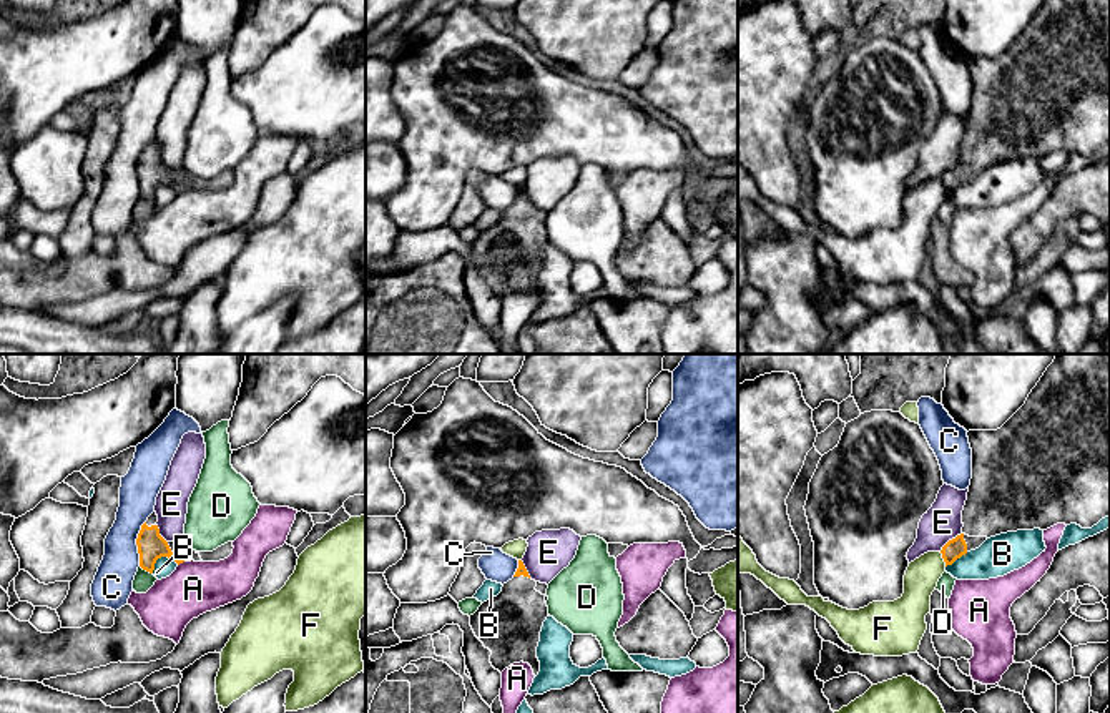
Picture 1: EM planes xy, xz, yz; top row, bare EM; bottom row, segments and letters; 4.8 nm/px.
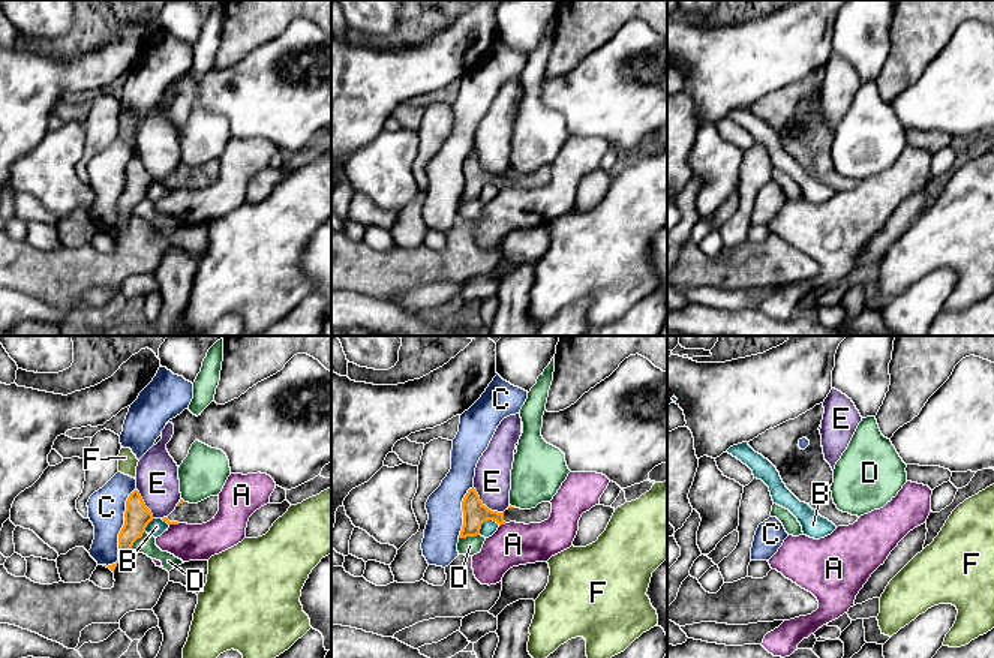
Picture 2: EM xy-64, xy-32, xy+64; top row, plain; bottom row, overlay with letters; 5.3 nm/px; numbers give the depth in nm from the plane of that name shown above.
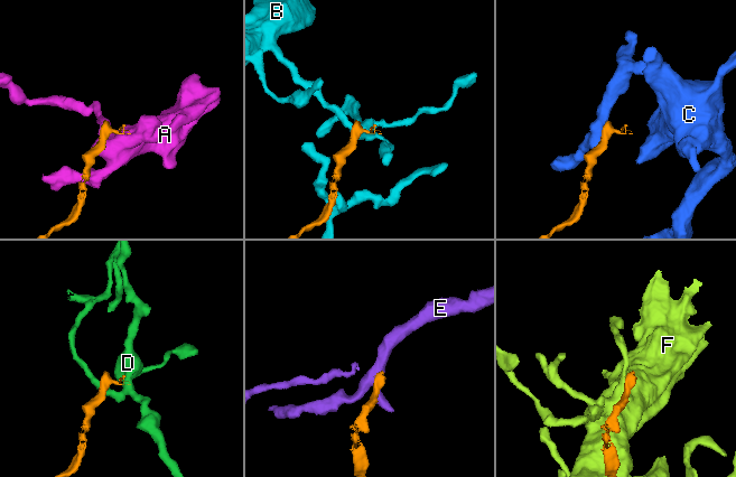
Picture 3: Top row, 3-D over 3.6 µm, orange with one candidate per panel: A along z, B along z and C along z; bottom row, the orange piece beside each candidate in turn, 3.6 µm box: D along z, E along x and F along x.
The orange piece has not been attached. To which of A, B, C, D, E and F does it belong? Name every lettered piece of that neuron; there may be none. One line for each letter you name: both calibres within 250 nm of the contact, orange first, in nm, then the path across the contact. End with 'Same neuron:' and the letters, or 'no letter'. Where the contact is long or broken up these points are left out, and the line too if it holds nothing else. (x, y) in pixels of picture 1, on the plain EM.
Same neuron: no letter

